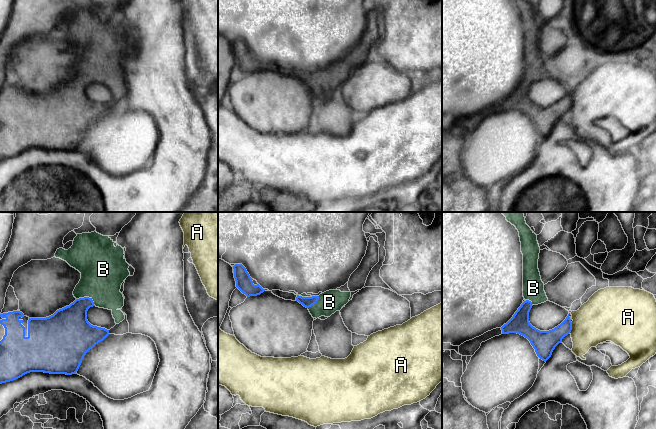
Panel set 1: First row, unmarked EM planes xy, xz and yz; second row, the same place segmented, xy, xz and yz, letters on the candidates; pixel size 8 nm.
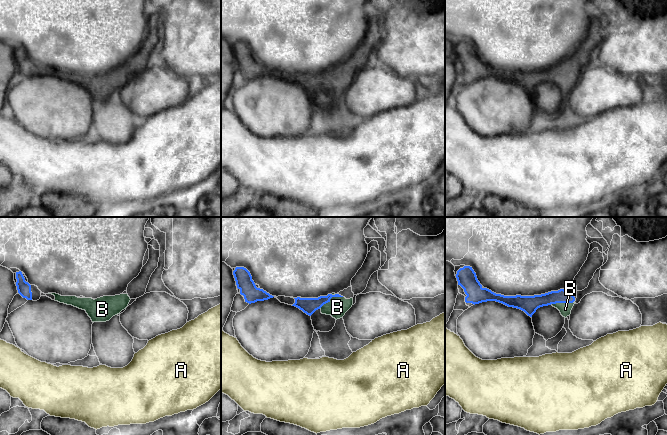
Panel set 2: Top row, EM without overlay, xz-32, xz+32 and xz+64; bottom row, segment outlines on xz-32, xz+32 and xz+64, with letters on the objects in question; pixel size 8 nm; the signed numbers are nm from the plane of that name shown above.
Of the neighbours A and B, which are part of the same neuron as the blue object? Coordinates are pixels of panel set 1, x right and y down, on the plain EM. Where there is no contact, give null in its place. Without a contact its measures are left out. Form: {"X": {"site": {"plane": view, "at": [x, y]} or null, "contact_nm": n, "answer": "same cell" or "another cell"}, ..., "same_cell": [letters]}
{"A": {"site": {"plane": "yz", "at": [571, 103]}, "contact_nm": 90, "answer": "another cell"}, "B": {"site": {"plane": "xy", "at": [87, 73]}, "contact_nm": 170, "answer": "same cell"}, "same_cell": ["B"]}

